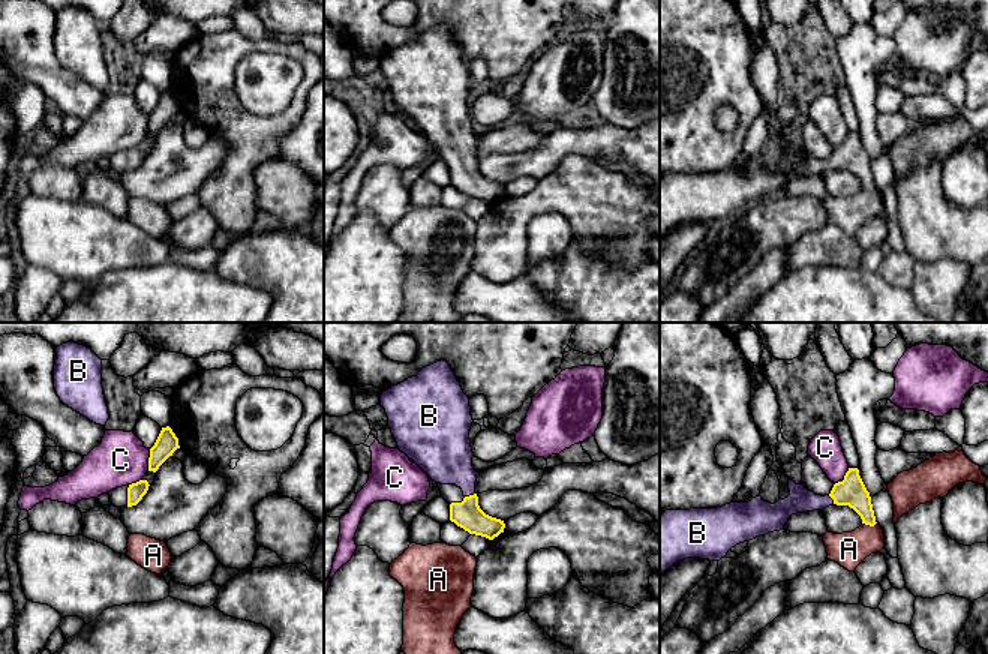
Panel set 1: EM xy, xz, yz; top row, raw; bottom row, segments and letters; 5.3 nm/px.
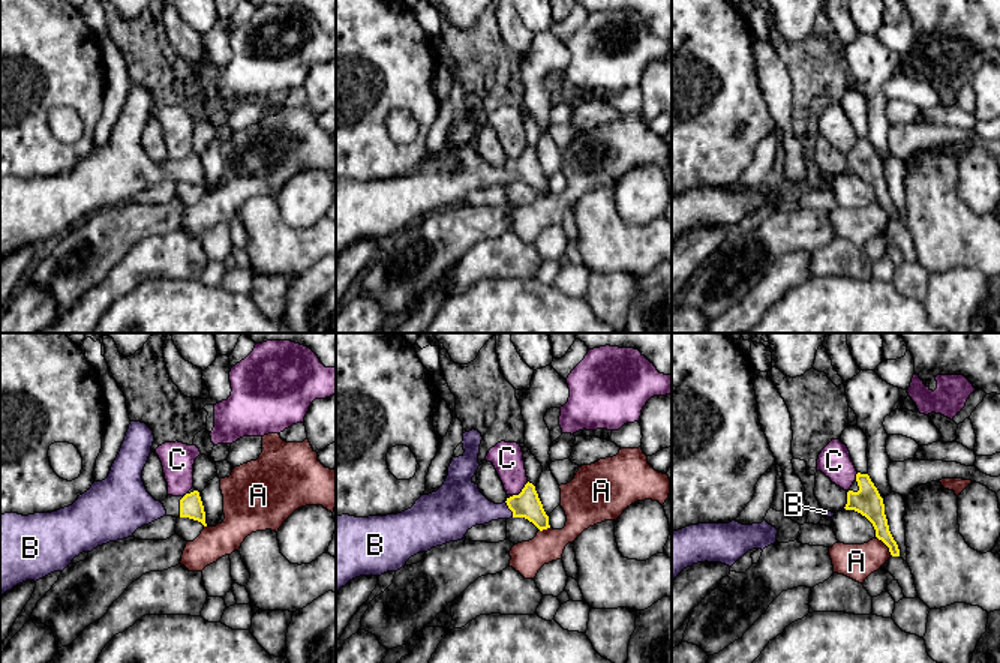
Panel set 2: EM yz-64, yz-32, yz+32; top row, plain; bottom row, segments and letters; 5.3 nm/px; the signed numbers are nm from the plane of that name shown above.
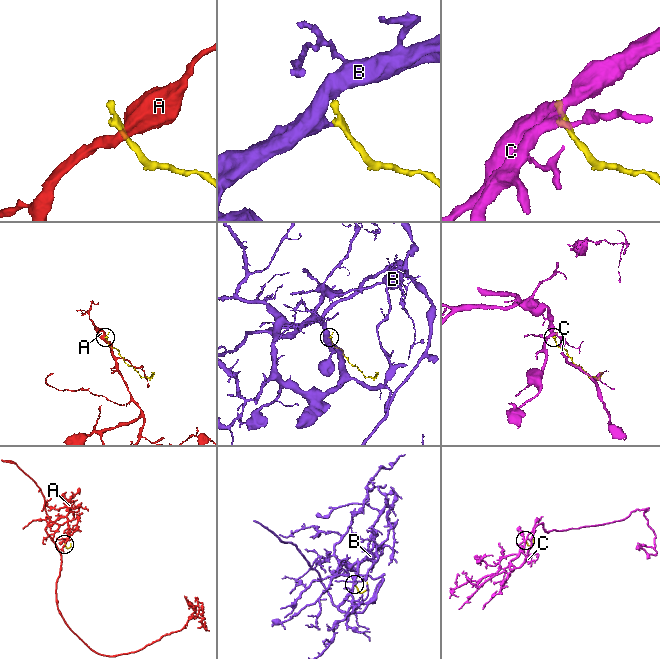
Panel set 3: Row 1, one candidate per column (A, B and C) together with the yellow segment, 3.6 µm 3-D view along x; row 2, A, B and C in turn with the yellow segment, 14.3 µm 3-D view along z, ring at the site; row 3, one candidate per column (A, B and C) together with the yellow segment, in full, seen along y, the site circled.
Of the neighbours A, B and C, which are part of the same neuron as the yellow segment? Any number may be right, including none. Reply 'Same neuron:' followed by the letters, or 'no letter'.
Same neuron: B

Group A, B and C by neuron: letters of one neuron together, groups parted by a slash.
A / B / C

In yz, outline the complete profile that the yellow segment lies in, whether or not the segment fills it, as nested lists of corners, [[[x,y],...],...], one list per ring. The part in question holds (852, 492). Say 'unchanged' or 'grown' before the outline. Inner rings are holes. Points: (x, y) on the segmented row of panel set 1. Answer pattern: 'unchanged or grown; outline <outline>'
grown; outline [[[849,468],[843,482],[834,484],[829,495],[816,495],[802,483],[789,478],[790,495],[775,504],[762,500],[760,494],[748,502],[730,502],[717,508],[666,510],[660,516],[660,576],[673,564],[687,558],[720,561],[739,543],[750,542],[768,532],[784,530],[792,514],[823,510],[829,506],[849,506],[862,519],[862,524],[874,526],[876,516],[858,468]]]

